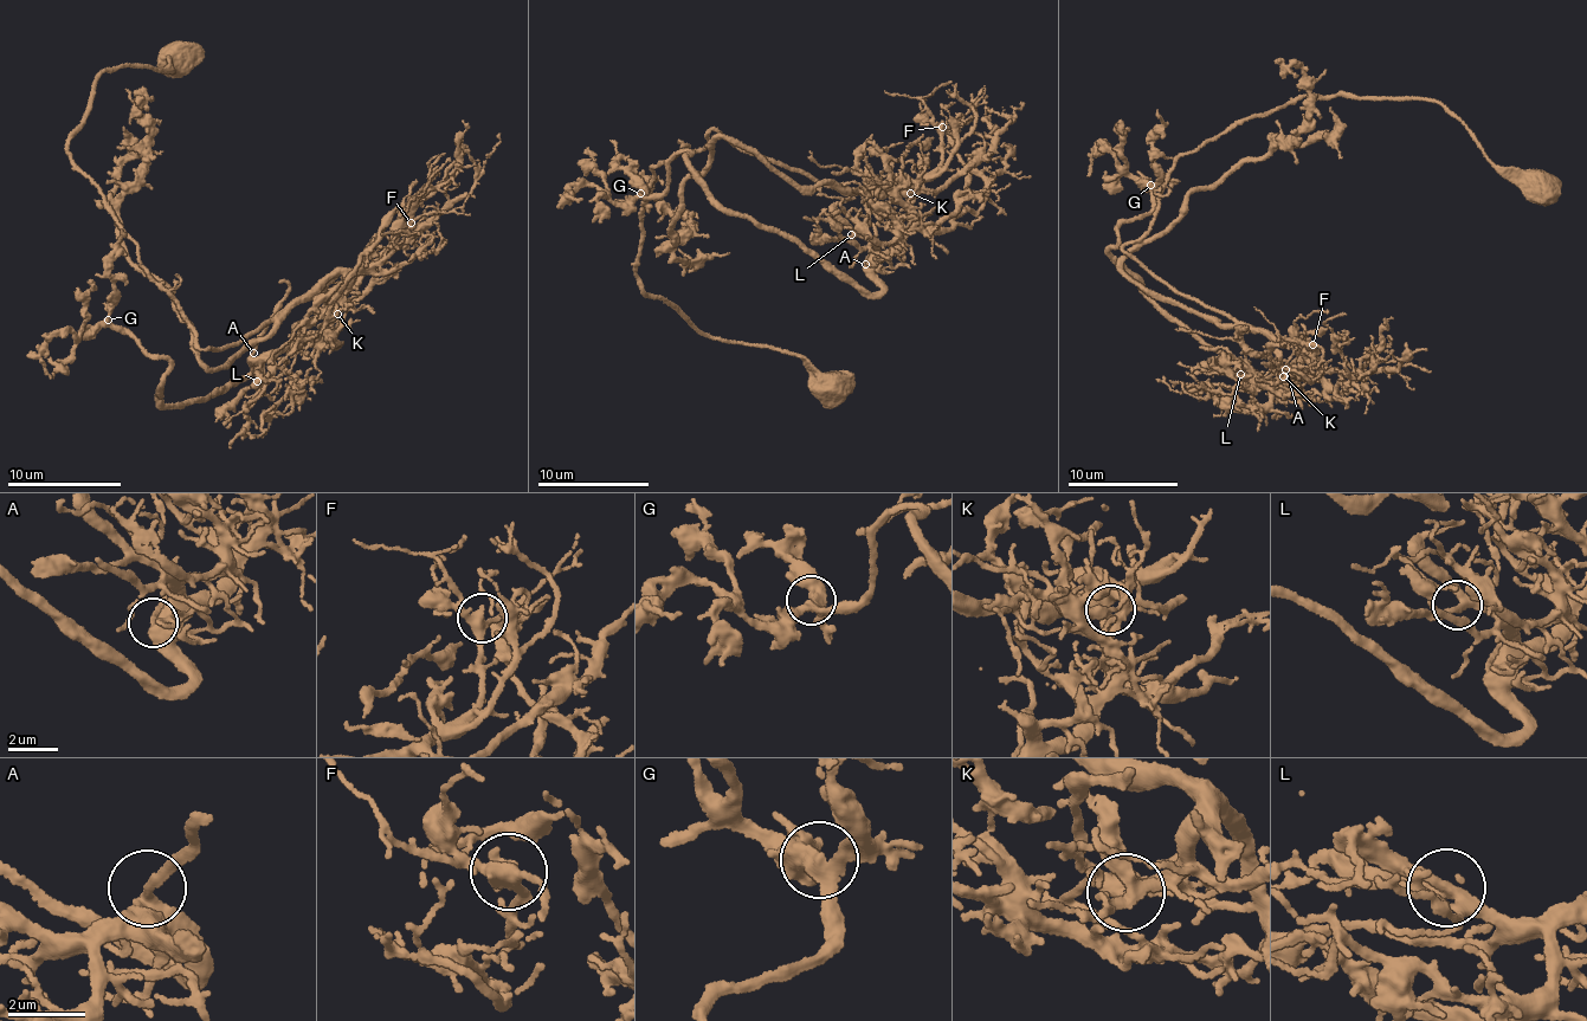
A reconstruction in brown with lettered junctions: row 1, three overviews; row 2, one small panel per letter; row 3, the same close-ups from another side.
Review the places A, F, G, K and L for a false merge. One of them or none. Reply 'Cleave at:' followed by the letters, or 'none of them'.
Cleave at: K

